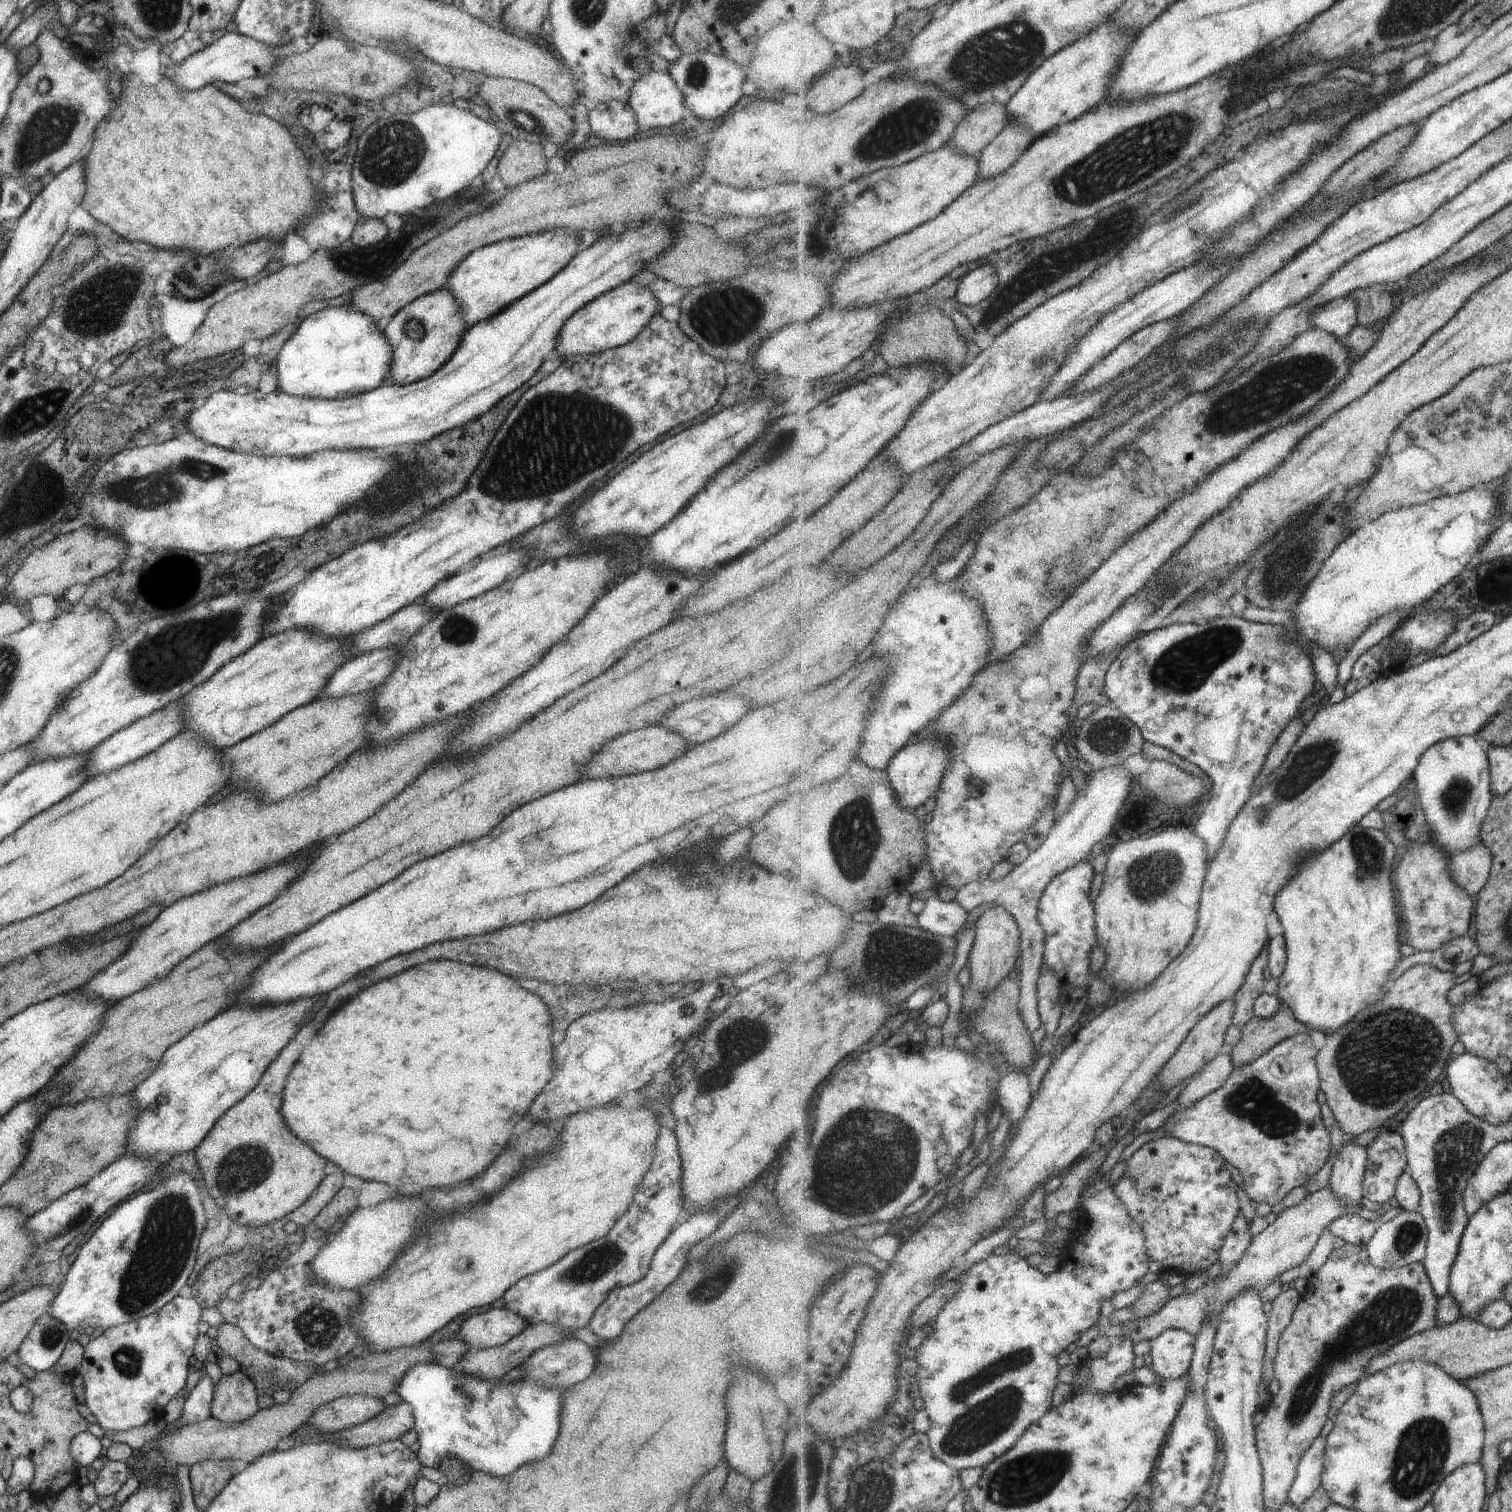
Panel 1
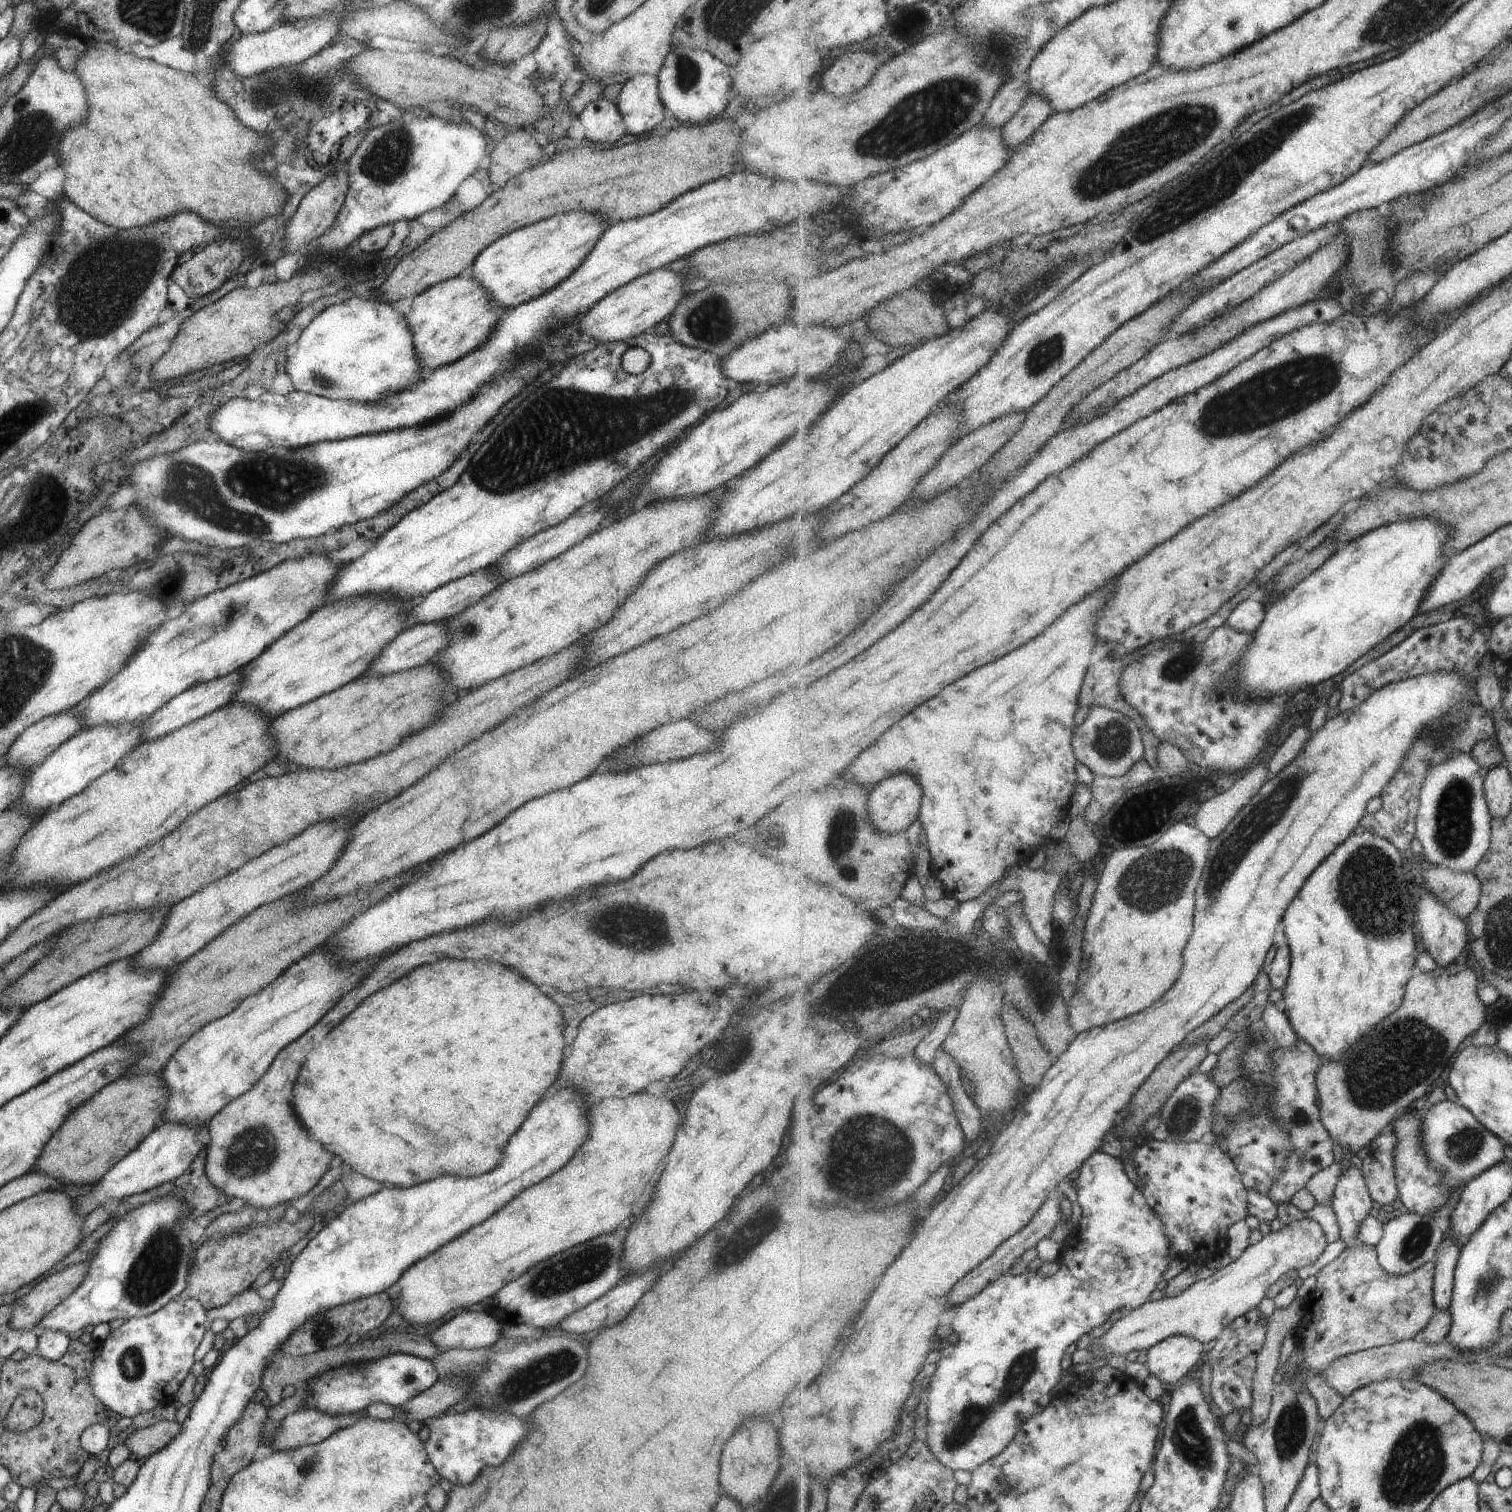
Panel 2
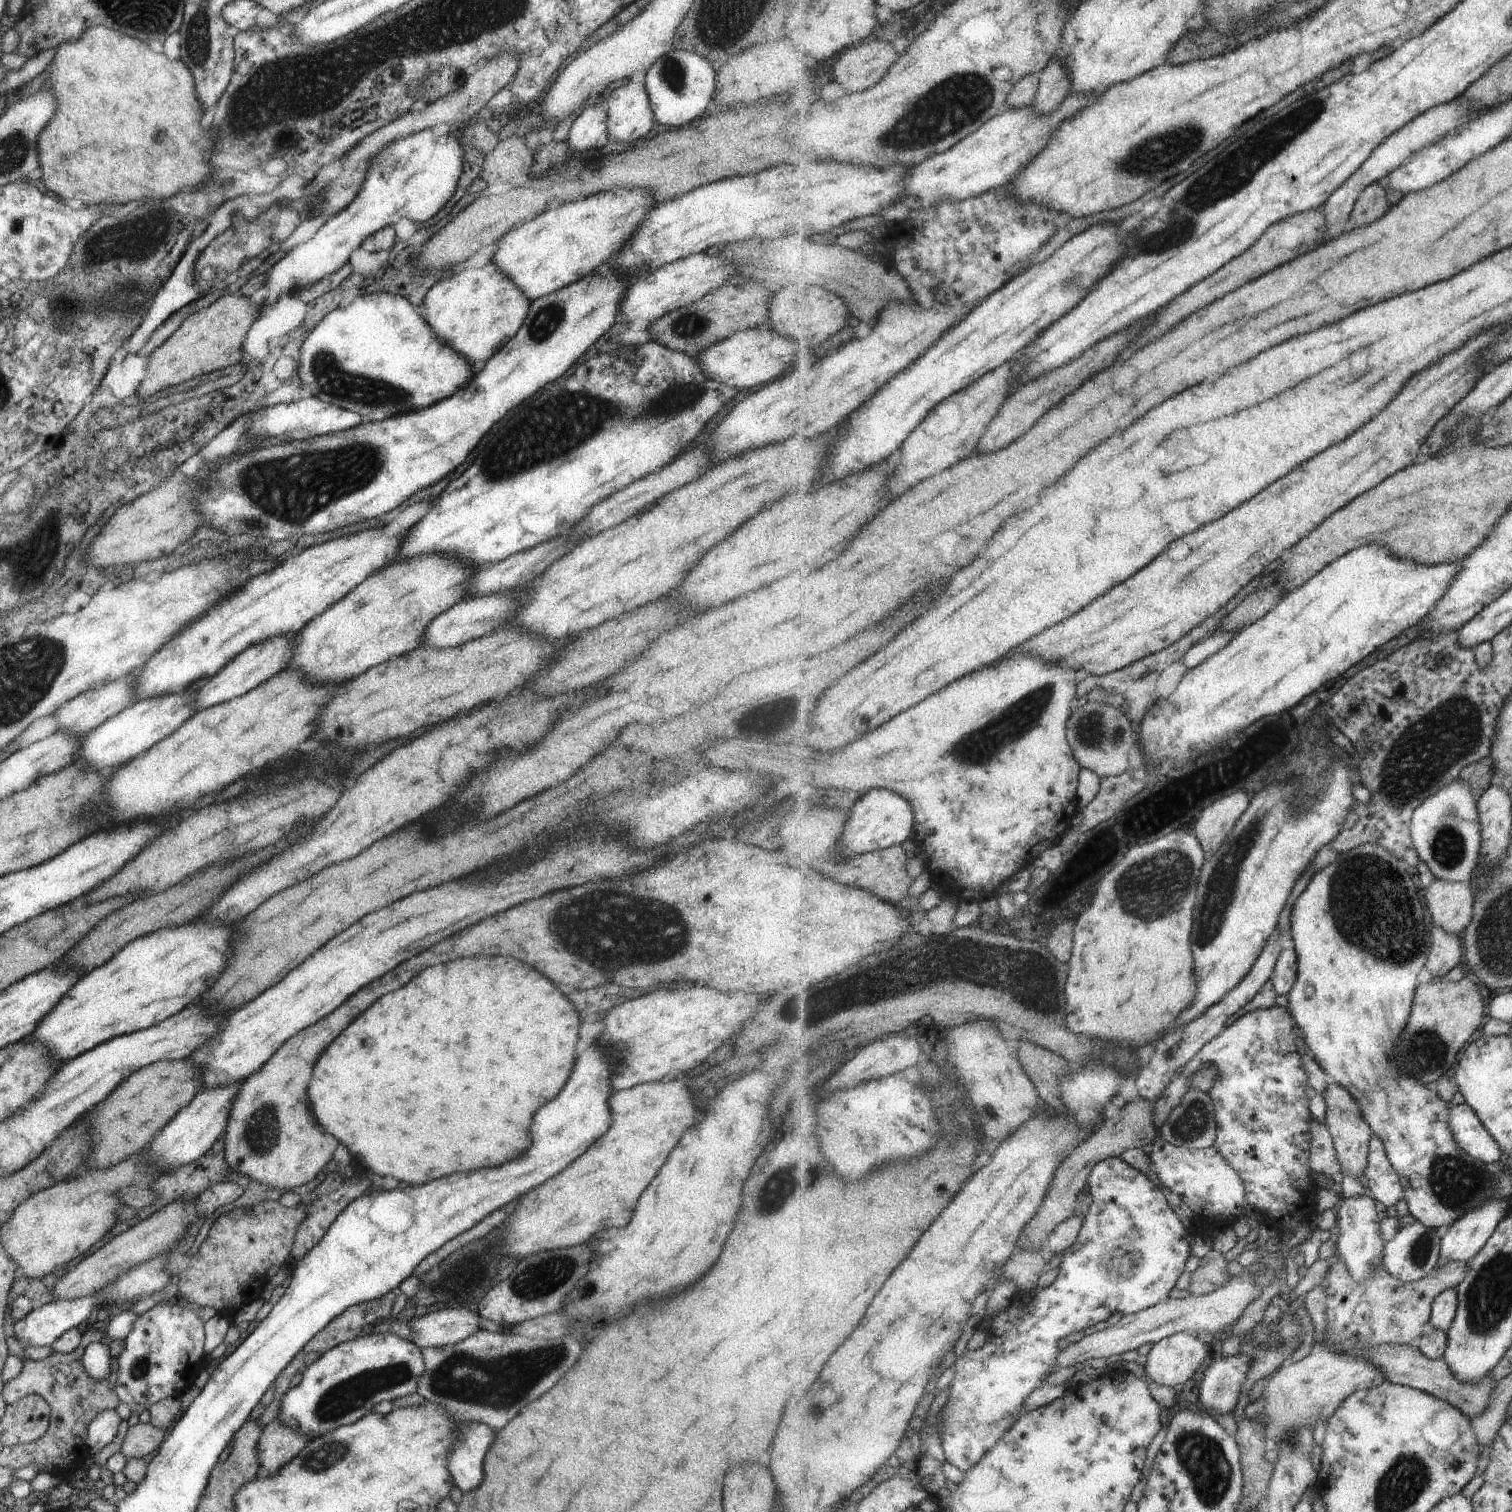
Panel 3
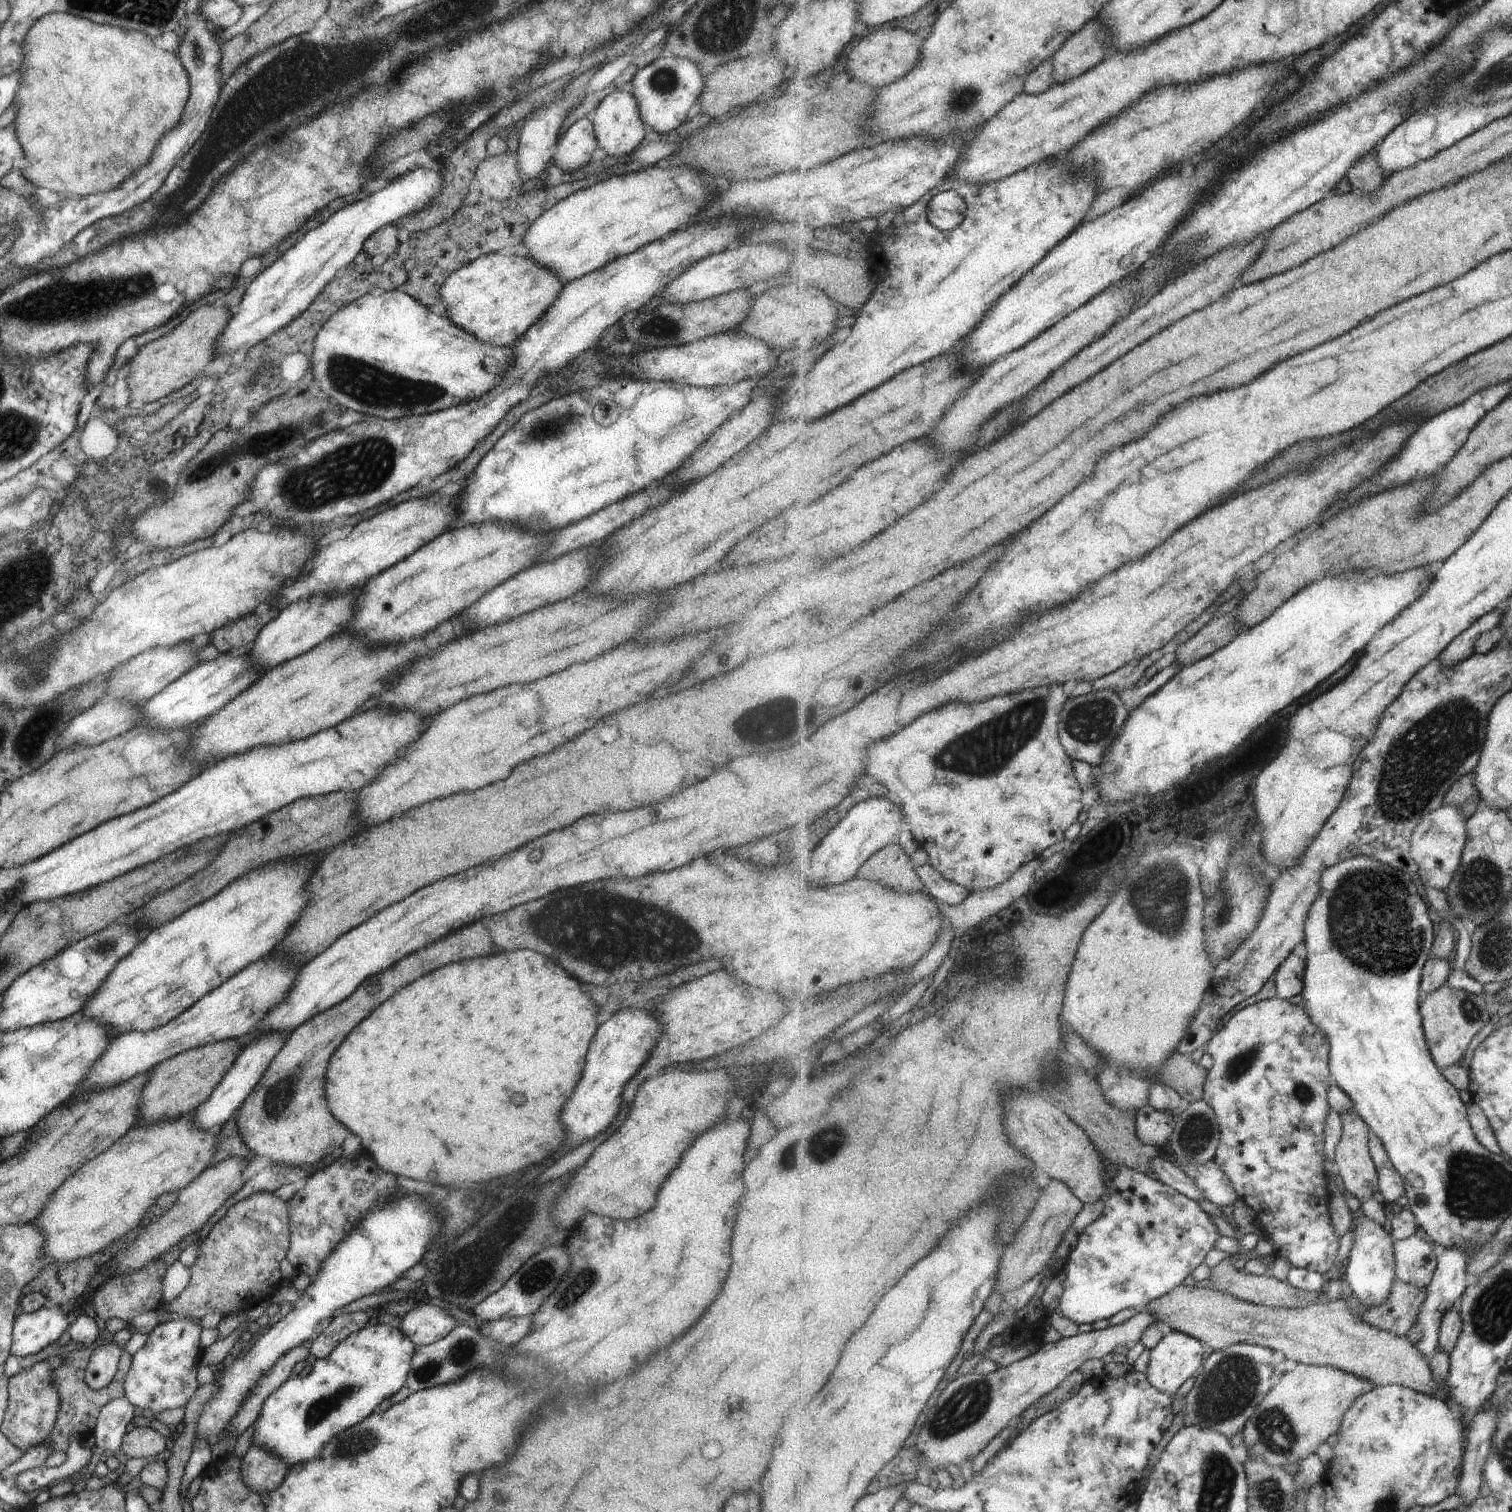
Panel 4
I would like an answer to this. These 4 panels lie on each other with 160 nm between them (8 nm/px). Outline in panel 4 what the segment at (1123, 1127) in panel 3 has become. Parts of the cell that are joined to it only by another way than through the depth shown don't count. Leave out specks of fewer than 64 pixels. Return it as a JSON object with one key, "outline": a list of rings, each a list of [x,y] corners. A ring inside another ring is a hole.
{"outline":[[[1054,1179],[1042,1190],[1042,1196],[1034,1208],[1034,1212],[1026,1220],[1026,1224],[1017,1232],[1013,1242],[1005,1246],[1000,1258],[1000,1269],[995,1285],[995,1292],[1001,1294],[1021,1288],[1025,1282],[1039,1276],[1043,1270],[1052,1265],[1053,1254],[1063,1238],[1063,1234],[1071,1228],[1077,1214],[1083,1210],[1083,1201],[1061,1181]]]}

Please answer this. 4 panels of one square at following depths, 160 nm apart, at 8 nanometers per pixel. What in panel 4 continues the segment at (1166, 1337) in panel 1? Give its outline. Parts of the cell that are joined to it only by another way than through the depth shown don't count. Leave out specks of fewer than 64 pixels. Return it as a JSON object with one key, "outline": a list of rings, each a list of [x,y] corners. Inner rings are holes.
{"outline":[[[1166,1330],[1163,1338],[1150,1351],[1146,1375],[1150,1381],[1168,1395],[1175,1395],[1179,1388],[1191,1378],[1199,1374],[1207,1356],[1214,1350],[1194,1336],[1173,1330]]]}

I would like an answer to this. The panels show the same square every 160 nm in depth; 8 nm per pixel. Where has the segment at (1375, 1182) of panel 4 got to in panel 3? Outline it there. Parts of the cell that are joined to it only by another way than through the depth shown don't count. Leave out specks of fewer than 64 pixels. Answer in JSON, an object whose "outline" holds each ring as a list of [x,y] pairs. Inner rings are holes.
{"outline":[[[1337,1082],[1331,1083],[1324,1092],[1323,1098],[1326,1104],[1325,1122],[1334,1138],[1341,1173],[1351,1174],[1355,1178],[1365,1176],[1370,1154],[1370,1140],[1374,1136],[1372,1128],[1365,1122],[1355,1097],[1344,1086]]]}

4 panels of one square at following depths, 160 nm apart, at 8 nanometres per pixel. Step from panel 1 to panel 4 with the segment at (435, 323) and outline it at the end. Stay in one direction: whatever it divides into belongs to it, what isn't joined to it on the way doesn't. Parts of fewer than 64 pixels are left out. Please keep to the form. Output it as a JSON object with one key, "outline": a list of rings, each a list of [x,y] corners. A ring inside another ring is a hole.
{"outline":[[[513,250],[513,254],[508,255],[487,253],[459,267],[445,279],[439,294],[447,308],[447,318],[455,326],[491,346],[511,346],[546,311],[565,284],[552,270]]]}

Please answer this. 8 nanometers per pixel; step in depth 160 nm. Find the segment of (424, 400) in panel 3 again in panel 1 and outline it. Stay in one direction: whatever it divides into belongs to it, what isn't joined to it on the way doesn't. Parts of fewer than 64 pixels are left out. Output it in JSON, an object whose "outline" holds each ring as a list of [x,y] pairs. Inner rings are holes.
{"outline":[[[349,306],[325,307],[307,316],[282,344],[272,364],[278,389],[294,397],[342,399],[385,384],[392,348],[377,323]]]}

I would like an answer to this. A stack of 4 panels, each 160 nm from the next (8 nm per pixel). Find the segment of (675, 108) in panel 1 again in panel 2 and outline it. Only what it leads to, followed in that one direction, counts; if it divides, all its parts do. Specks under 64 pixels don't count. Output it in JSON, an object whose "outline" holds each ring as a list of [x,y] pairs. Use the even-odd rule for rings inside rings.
{"outline":[[[635,75],[621,82],[615,104],[621,115],[626,134],[643,134],[661,124],[667,116],[658,97],[656,75]]]}

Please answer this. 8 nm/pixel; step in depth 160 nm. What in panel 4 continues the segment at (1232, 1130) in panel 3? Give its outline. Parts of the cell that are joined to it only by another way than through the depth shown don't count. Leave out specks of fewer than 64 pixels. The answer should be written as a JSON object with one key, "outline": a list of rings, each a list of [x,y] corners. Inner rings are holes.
{"outline":[[[1283,998],[1267,999],[1236,1012],[1235,1016],[1230,1018],[1226,1025],[1205,1044],[1204,1051],[1213,1058],[1213,1066],[1208,1072],[1204,1086],[1203,1099],[1211,1105],[1219,1119],[1221,1142],[1216,1152],[1219,1168],[1225,1171],[1239,1198],[1257,1213],[1257,1218],[1262,1221],[1265,1234],[1269,1234],[1270,1240],[1273,1240],[1274,1255],[1286,1258],[1293,1267],[1303,1267],[1322,1275],[1333,1276],[1334,1269],[1336,1269],[1334,1265],[1340,1255],[1342,1239],[1335,1232],[1335,1226],[1333,1226],[1333,1220],[1327,1208],[1325,1192],[1315,1190],[1315,1188],[1327,1188],[1327,1184],[1333,1180],[1325,1172],[1325,1164],[1323,1164],[1325,1162],[1326,1124],[1330,1118],[1329,1107],[1331,1108],[1328,1093],[1330,1086],[1334,1083],[1334,1076],[1330,1071],[1330,1038],[1312,1021],[1305,1007],[1300,1004],[1291,1004],[1289,1000]],[[1150,1105],[1136,1112],[1138,1122],[1138,1137],[1143,1143],[1161,1148],[1169,1145],[1169,1139],[1173,1134],[1173,1124],[1176,1116],[1170,1112],[1152,1110]]]}

